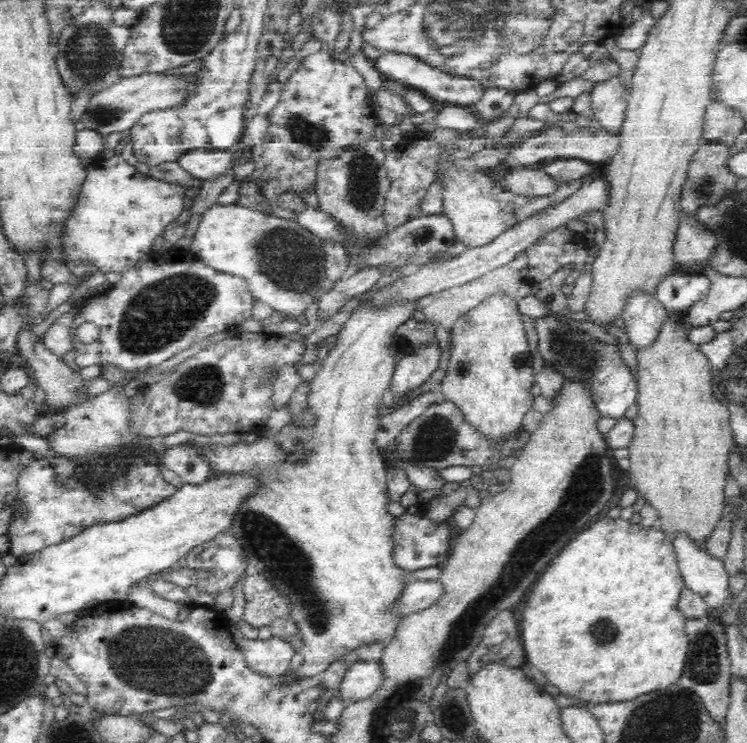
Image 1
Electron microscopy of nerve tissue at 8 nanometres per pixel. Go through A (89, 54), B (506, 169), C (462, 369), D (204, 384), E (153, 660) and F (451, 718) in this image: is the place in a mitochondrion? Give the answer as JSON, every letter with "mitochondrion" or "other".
{"A":"mitochondrion","B":"other","C":"other","D":"mitochondrion","E":"mitochondrion","F":"mitochondrion"}

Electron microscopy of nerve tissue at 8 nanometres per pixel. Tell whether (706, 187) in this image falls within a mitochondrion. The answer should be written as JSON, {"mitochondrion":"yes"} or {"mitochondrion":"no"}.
{"mitochondrion":"yes"}

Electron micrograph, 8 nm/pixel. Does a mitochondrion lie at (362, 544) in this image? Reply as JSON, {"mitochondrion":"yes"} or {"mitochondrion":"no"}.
{"mitochondrion":"no"}

